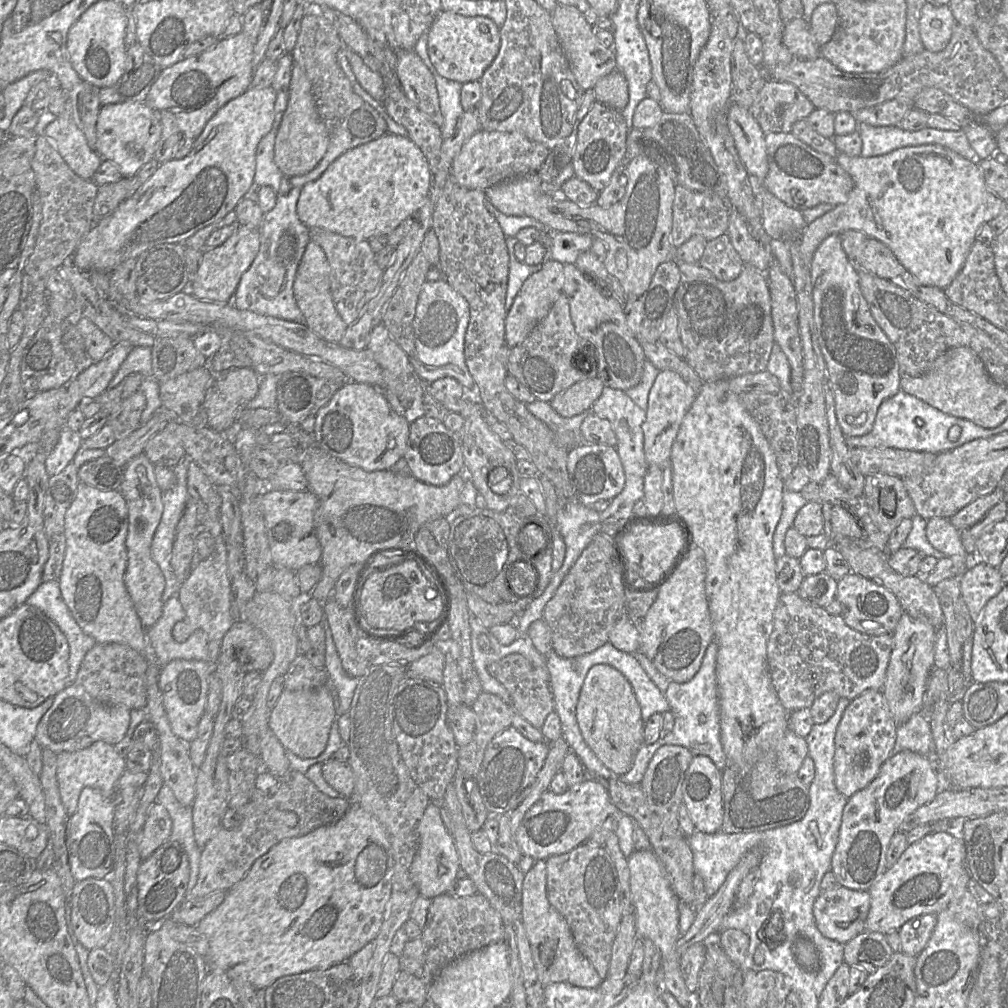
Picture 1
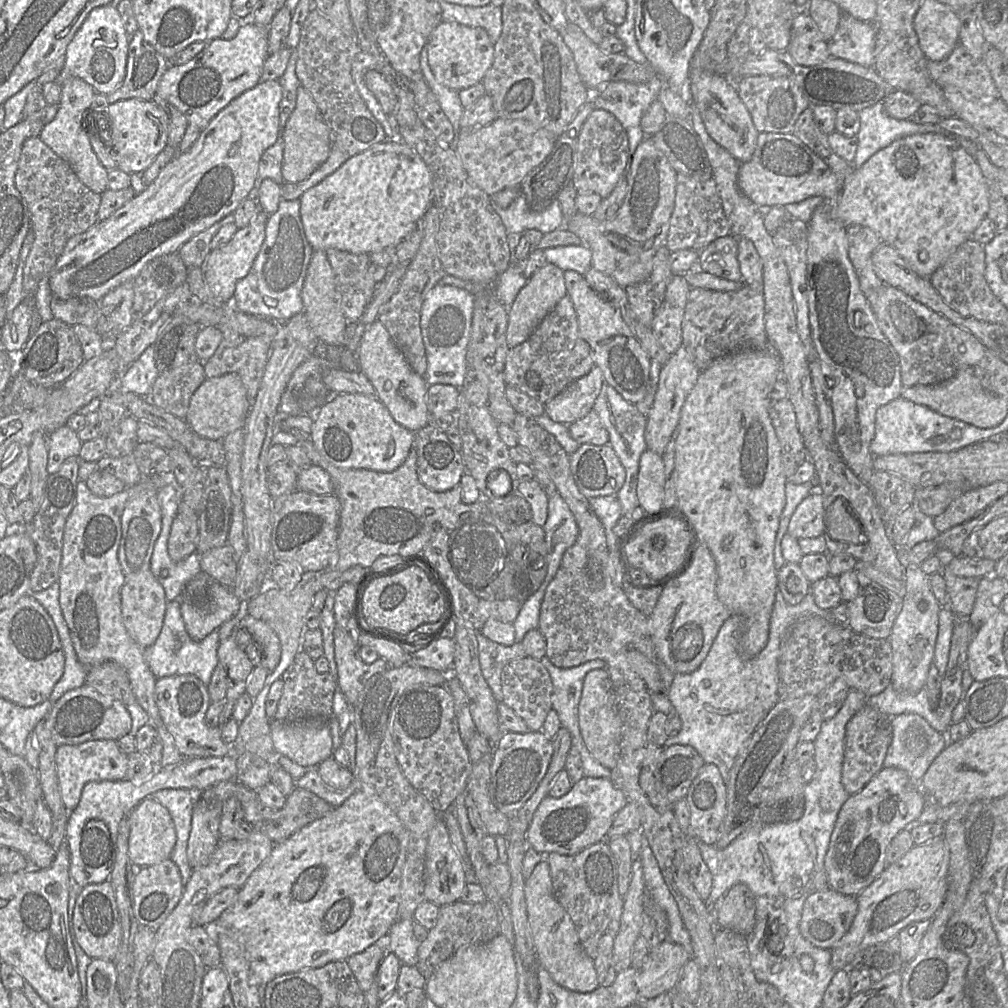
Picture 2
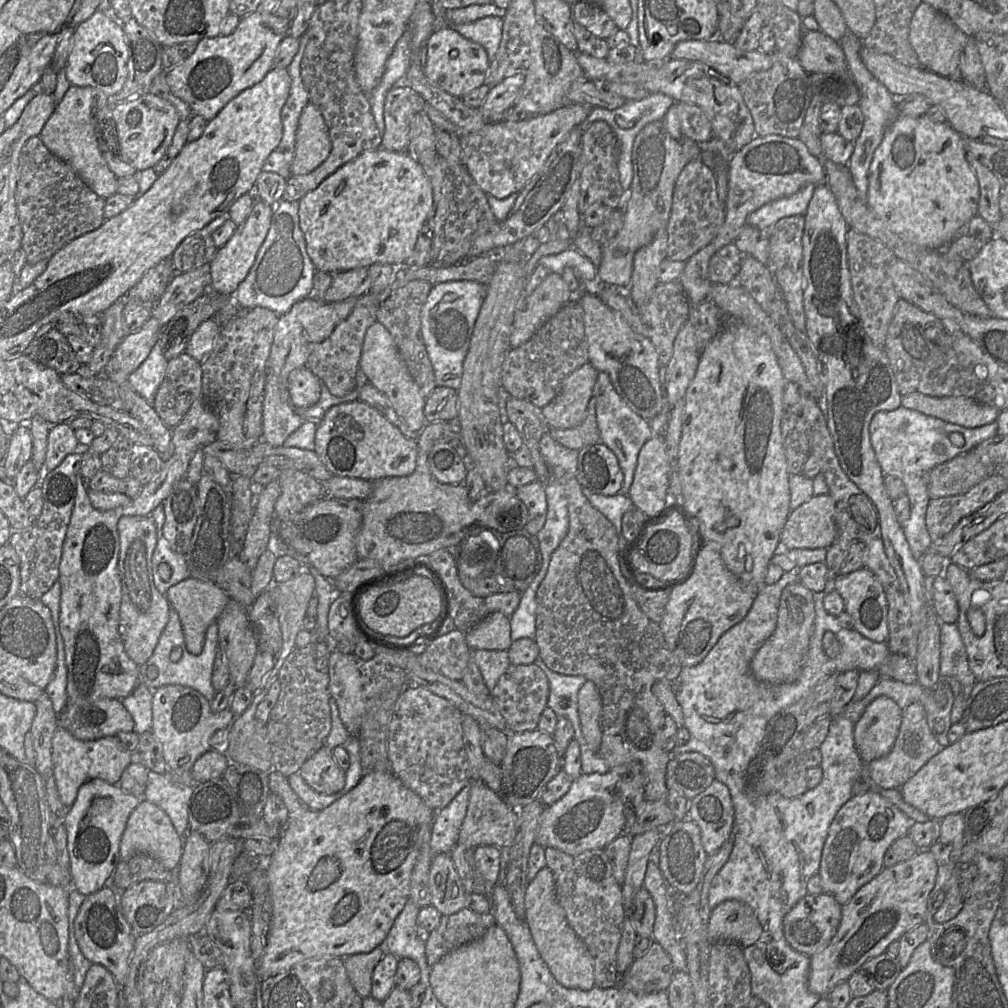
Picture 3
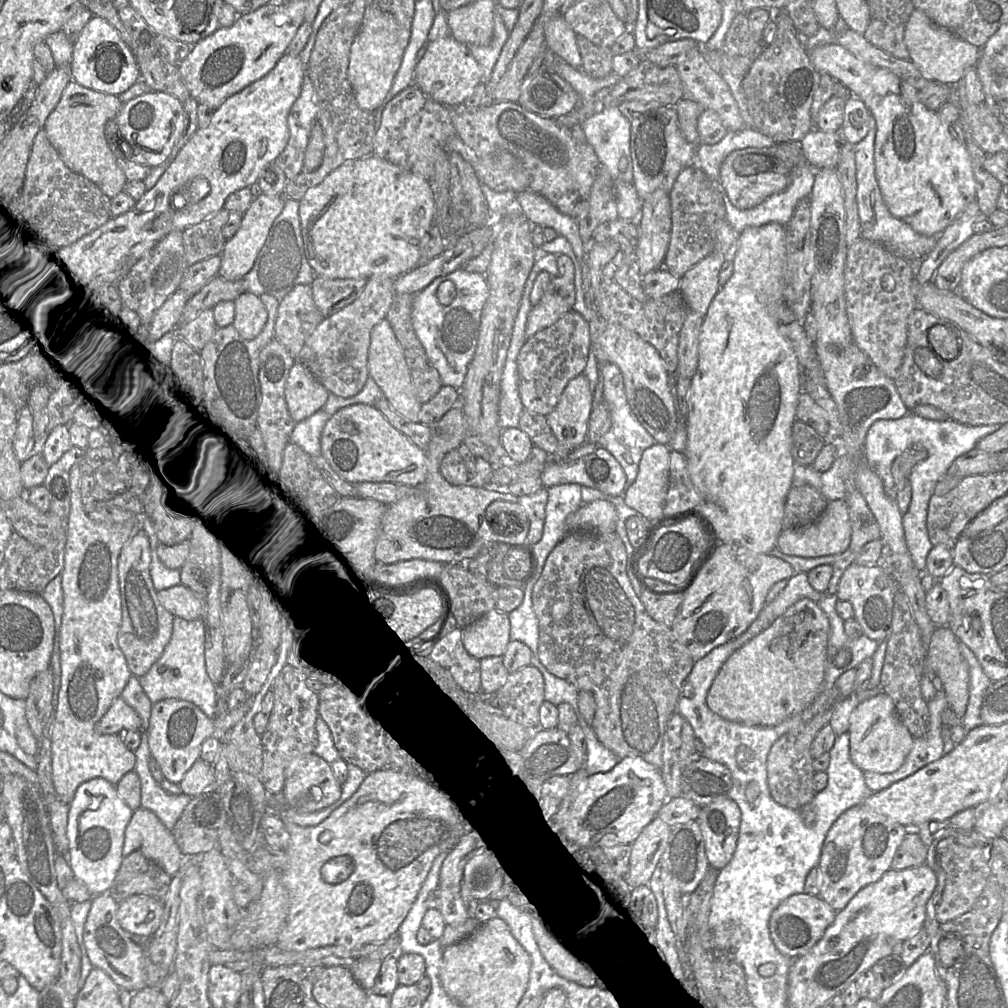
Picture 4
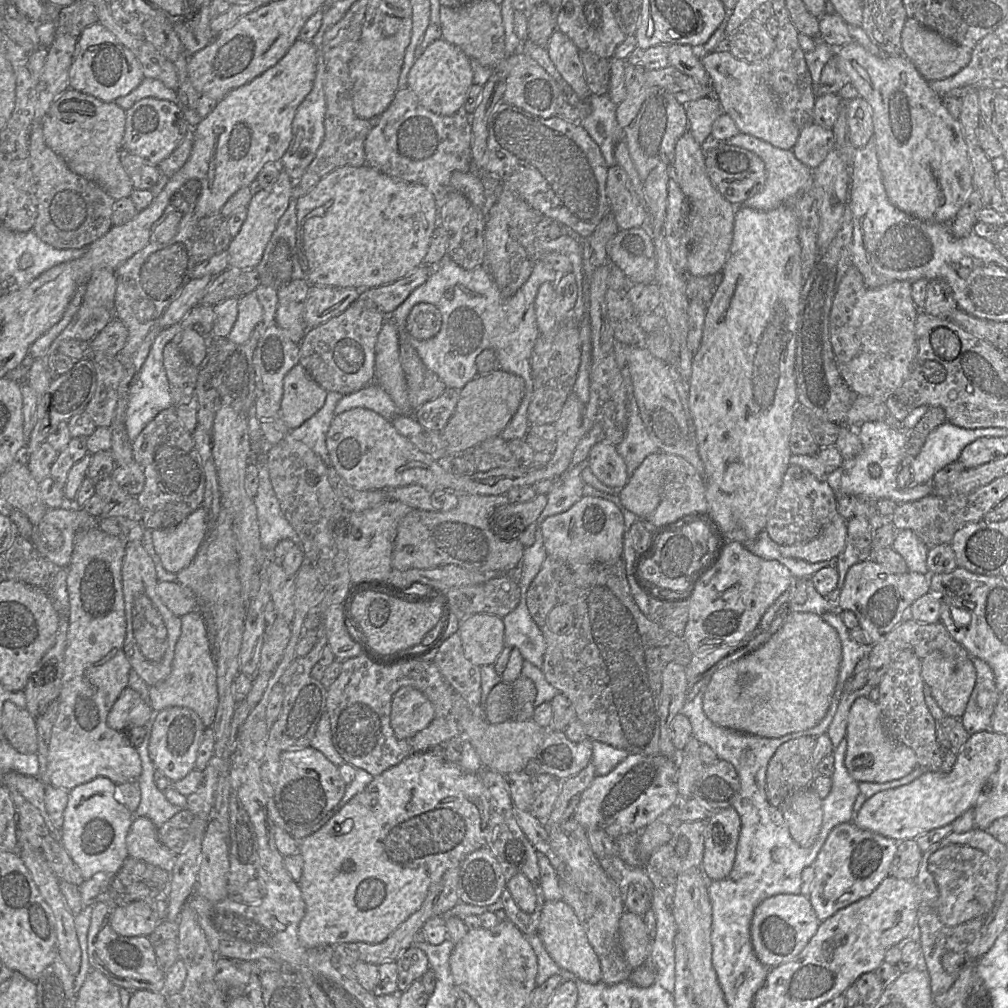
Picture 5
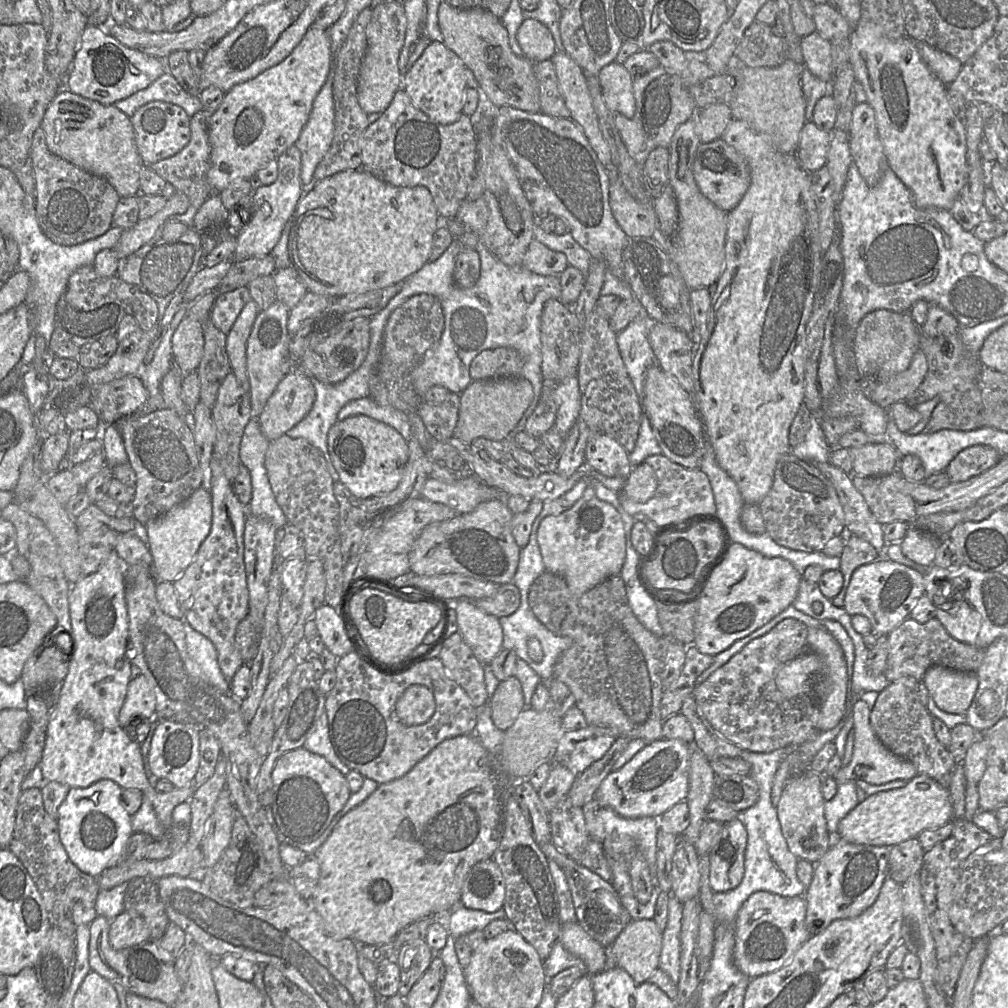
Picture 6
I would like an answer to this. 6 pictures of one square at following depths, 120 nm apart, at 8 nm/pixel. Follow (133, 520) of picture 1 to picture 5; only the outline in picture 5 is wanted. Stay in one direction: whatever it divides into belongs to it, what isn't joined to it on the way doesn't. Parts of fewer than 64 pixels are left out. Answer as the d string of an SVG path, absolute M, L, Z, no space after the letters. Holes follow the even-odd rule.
M142 541L126 544L121 576L126 618L123 650L132 669L151 687L165 680L171 672L175 646L181 634L181 620L163 604L156 593L156 570Z

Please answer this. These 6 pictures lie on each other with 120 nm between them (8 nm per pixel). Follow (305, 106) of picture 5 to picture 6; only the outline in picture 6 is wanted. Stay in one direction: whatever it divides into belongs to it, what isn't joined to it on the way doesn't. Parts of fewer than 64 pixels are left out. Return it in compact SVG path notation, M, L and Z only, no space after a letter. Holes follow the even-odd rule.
M334 65L314 99L309 118L294 145L301 153L301 182L305 188L314 182L314 171L328 152L334 136Z

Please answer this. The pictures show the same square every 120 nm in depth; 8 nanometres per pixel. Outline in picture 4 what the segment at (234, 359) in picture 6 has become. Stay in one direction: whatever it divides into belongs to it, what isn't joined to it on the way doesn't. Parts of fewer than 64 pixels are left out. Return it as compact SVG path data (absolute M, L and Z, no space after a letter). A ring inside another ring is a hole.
M243 293L235 301L235 317L232 323L245 340L255 339L267 321L267 311L257 295Z

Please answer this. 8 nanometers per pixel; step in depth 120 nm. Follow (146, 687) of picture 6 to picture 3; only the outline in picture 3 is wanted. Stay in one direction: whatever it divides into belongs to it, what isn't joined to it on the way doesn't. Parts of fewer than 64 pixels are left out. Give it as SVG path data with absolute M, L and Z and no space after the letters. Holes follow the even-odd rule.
M102 698L89 704L67 705L58 714L58 725L65 728L78 740L90 741L107 736L116 736L120 732L131 732L134 721L119 699Z

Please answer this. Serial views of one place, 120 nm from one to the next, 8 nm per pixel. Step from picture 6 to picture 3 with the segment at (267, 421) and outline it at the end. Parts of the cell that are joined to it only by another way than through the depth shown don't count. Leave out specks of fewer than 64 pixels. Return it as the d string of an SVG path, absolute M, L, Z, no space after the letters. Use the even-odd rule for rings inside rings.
M302 366L290 373L288 392L295 408L311 407L320 398L321 381L308 367Z

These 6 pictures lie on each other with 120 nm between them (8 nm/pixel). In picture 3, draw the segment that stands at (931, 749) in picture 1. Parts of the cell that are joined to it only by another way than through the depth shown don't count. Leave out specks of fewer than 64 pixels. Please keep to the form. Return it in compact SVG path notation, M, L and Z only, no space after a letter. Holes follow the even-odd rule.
M912 703L902 711L902 721L892 750L869 763L872 781L884 789L899 789L944 747L928 726L926 712L919 703Z

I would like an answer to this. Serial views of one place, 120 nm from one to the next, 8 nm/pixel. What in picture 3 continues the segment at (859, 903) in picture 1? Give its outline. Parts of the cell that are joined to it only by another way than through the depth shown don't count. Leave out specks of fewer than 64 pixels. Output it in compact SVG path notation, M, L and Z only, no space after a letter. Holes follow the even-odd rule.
M824 892L803 896L784 916L783 931L787 942L797 951L812 956L833 938L841 921L842 905Z

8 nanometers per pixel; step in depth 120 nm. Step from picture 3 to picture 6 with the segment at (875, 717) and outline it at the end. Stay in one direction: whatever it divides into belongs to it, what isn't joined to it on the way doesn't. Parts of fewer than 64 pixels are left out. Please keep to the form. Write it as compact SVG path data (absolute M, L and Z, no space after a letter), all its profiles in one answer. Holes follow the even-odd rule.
M857 700L853 705L854 746L850 763L841 767L831 777L839 782L865 781L873 785L881 785L895 780L910 781L918 775L912 762L893 754L875 735L870 724L871 709L863 700Z

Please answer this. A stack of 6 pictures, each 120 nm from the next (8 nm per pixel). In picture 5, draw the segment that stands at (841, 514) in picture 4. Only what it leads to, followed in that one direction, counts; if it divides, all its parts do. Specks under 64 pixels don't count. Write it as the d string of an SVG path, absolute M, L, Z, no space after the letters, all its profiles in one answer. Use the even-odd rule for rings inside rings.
M837 513L822 533L815 539L802 544L780 546L784 557L809 563L818 563L837 558L846 546L847 520Z

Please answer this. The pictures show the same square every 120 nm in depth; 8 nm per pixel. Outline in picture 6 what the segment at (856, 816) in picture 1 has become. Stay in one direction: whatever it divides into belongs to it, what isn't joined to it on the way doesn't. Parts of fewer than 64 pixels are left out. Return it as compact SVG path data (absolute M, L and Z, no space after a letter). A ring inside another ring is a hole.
M839 837L832 842L825 855L814 864L812 882L803 895L807 901L805 923L810 935L822 932L836 919L860 915L875 902L888 876L890 848L852 844Z

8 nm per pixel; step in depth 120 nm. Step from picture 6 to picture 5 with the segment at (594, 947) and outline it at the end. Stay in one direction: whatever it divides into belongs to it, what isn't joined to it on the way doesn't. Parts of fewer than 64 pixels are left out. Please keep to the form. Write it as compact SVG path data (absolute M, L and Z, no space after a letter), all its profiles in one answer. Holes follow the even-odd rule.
M564 900L545 902L541 913L538 935L548 954L561 968L573 973L587 983L597 984L601 982L602 972L599 958L589 943L573 908Z

